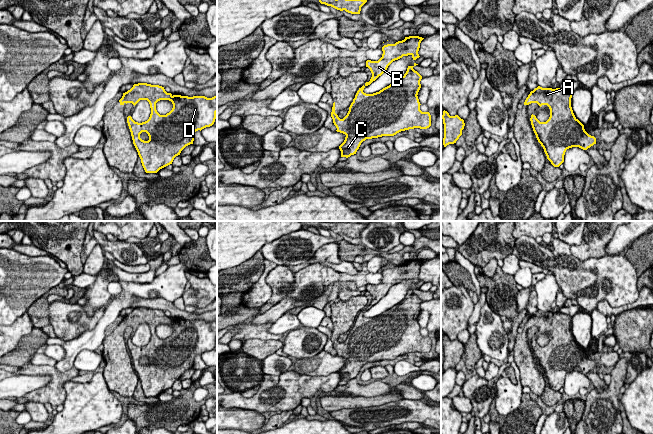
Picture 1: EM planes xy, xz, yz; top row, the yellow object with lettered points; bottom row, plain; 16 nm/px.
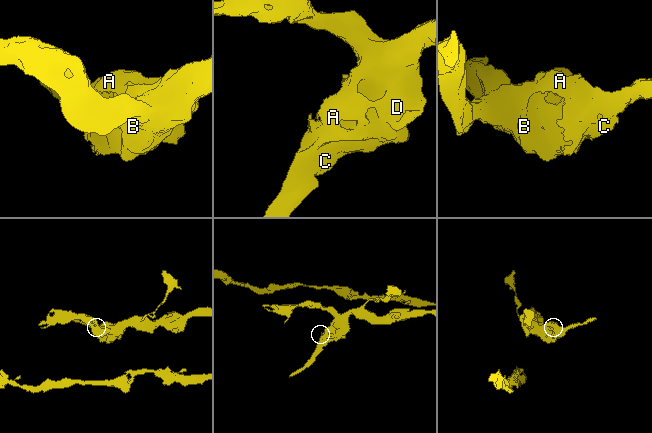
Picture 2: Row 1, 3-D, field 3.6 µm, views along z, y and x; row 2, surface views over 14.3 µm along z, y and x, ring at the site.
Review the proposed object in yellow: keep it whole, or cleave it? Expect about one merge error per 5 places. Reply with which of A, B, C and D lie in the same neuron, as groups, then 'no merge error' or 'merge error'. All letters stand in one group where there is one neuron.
A B C D; no merge error

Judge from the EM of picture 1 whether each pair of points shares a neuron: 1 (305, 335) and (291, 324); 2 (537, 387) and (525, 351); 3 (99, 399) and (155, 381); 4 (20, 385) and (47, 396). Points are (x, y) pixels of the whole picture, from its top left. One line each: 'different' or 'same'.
1: different
2: same
3: different
4: different

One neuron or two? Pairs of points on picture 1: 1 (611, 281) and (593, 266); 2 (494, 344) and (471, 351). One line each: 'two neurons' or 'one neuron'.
1: one neuron
2: two neurons

